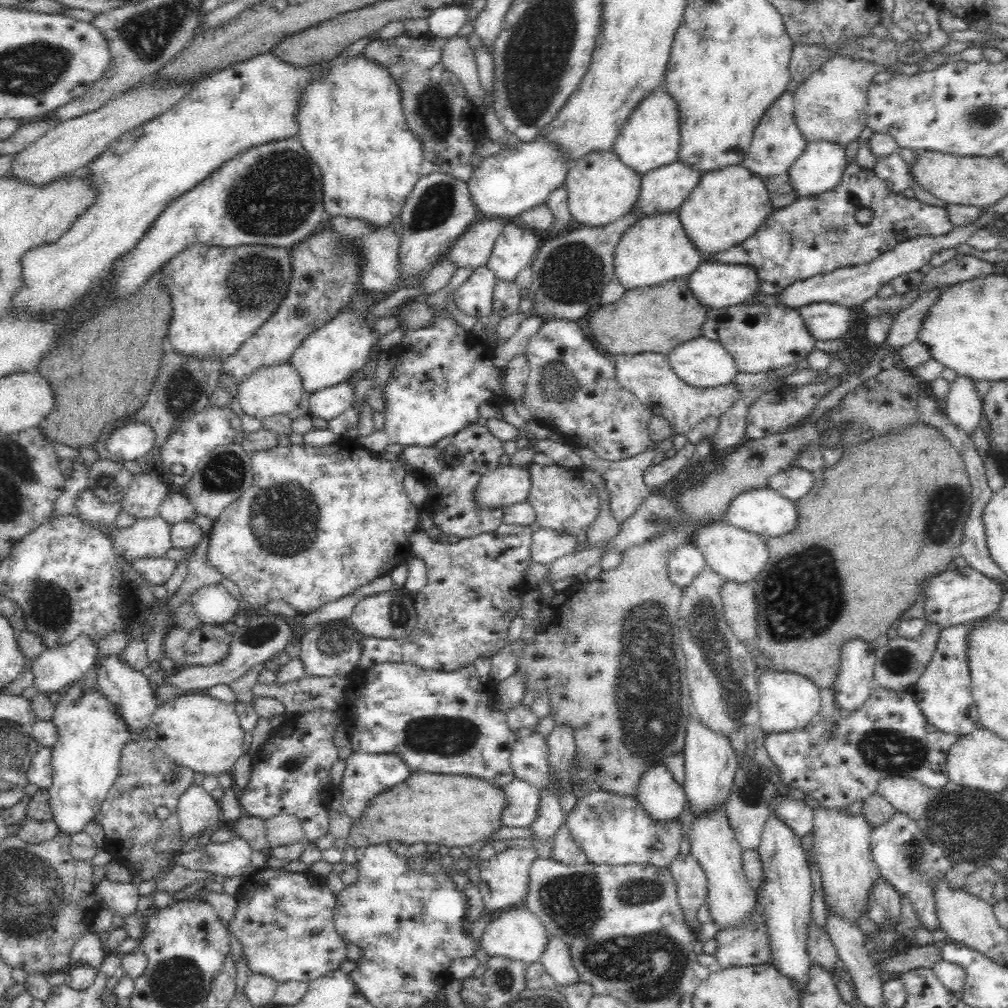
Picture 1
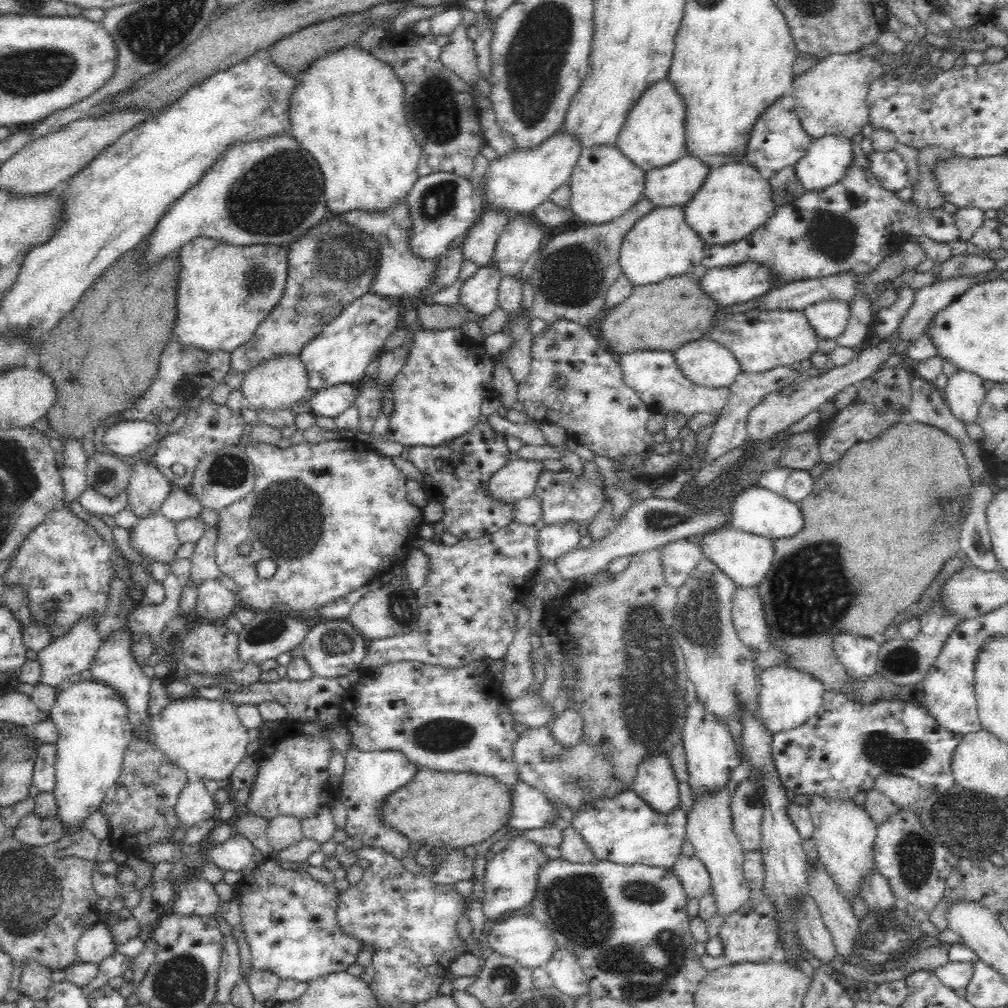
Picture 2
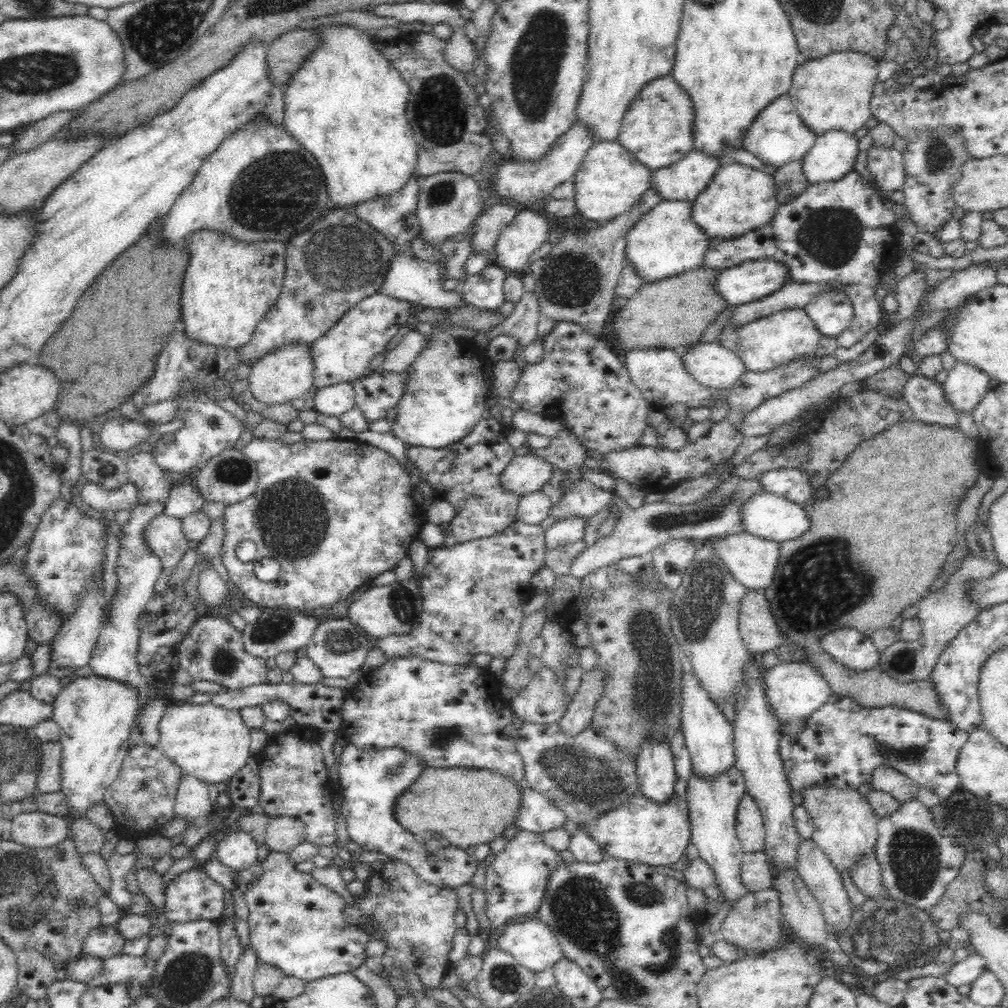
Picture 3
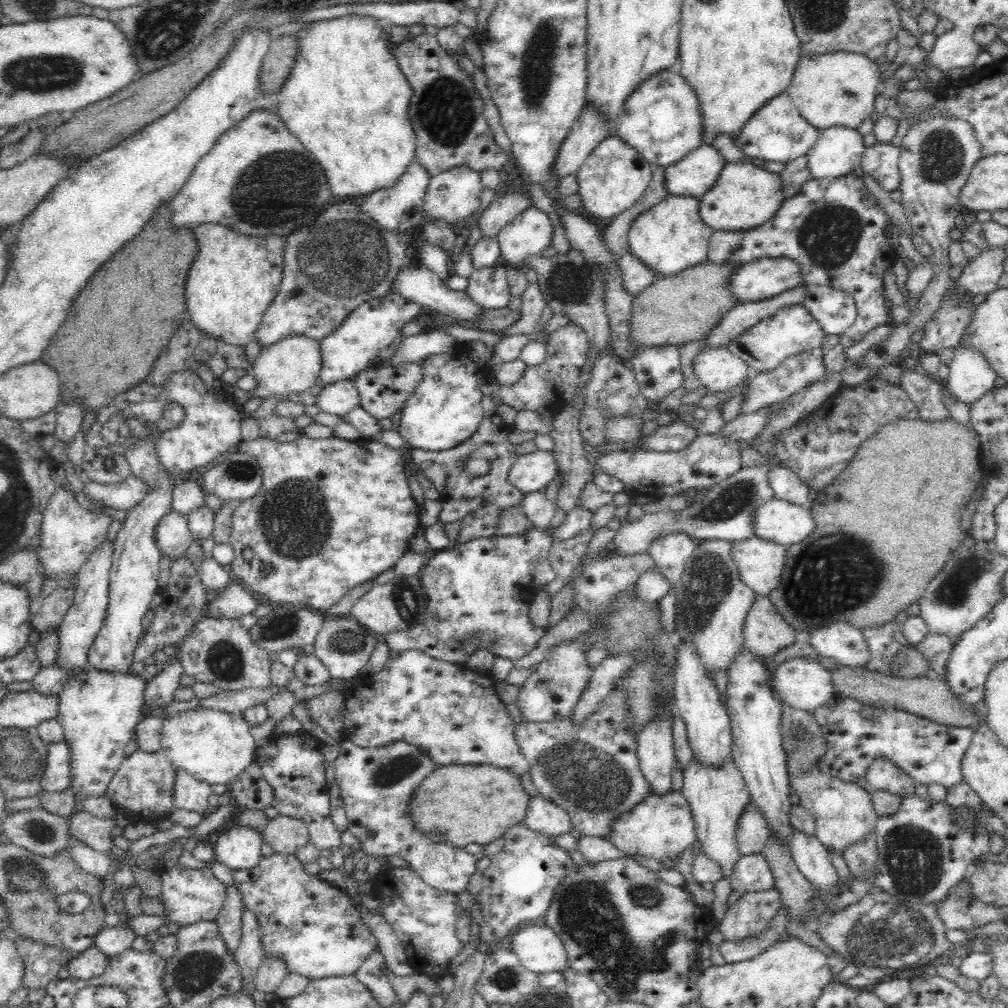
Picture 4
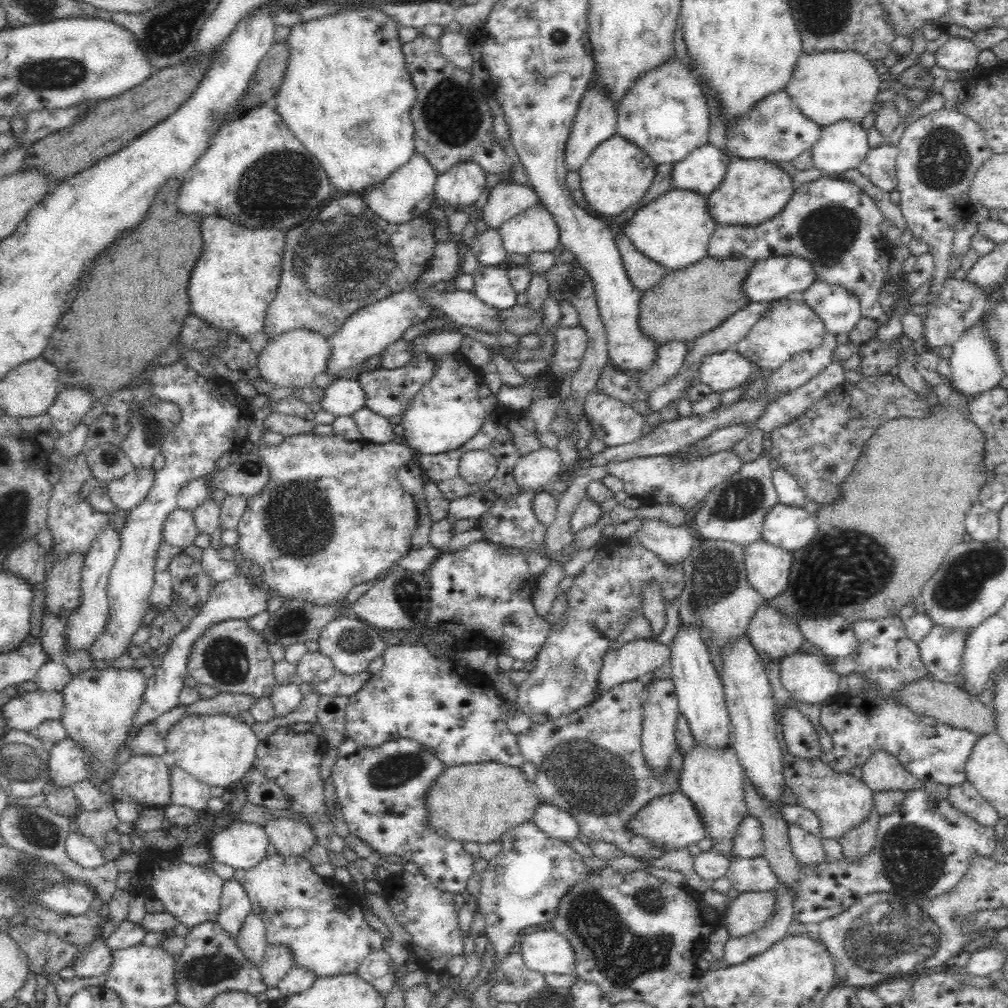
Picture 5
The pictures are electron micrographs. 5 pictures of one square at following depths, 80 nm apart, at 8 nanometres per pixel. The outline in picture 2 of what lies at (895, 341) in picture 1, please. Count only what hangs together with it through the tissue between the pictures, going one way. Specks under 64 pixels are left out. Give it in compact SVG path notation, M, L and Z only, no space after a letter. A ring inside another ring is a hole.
M990 271L971 277L961 276L936 280L931 285L918 289L912 306L904 312L904 318L900 320L900 324L896 328L895 338L901 346L920 338L936 312L940 312L944 306L948 306L952 300L956 300L972 284L984 282L984 280L994 280L994 278L996 278L994 272Z

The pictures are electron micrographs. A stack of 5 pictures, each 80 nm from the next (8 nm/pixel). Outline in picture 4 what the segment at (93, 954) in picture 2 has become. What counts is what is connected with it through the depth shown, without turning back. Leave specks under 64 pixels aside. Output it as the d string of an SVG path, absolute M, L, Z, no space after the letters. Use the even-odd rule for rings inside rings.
M122 920L117 926L110 927L105 925L100 929L99 934L96 934L93 946L100 953L110 958L121 954L127 948L131 948L135 938L137 936L134 935L134 932Z

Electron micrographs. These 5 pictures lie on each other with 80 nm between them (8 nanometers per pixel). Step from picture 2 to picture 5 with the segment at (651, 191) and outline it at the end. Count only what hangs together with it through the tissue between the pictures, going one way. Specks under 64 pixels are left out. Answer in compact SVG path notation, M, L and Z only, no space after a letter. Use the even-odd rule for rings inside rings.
M711 143L695 148L684 160L673 164L670 172L672 189L708 196L718 188L731 159L731 156L723 154Z

